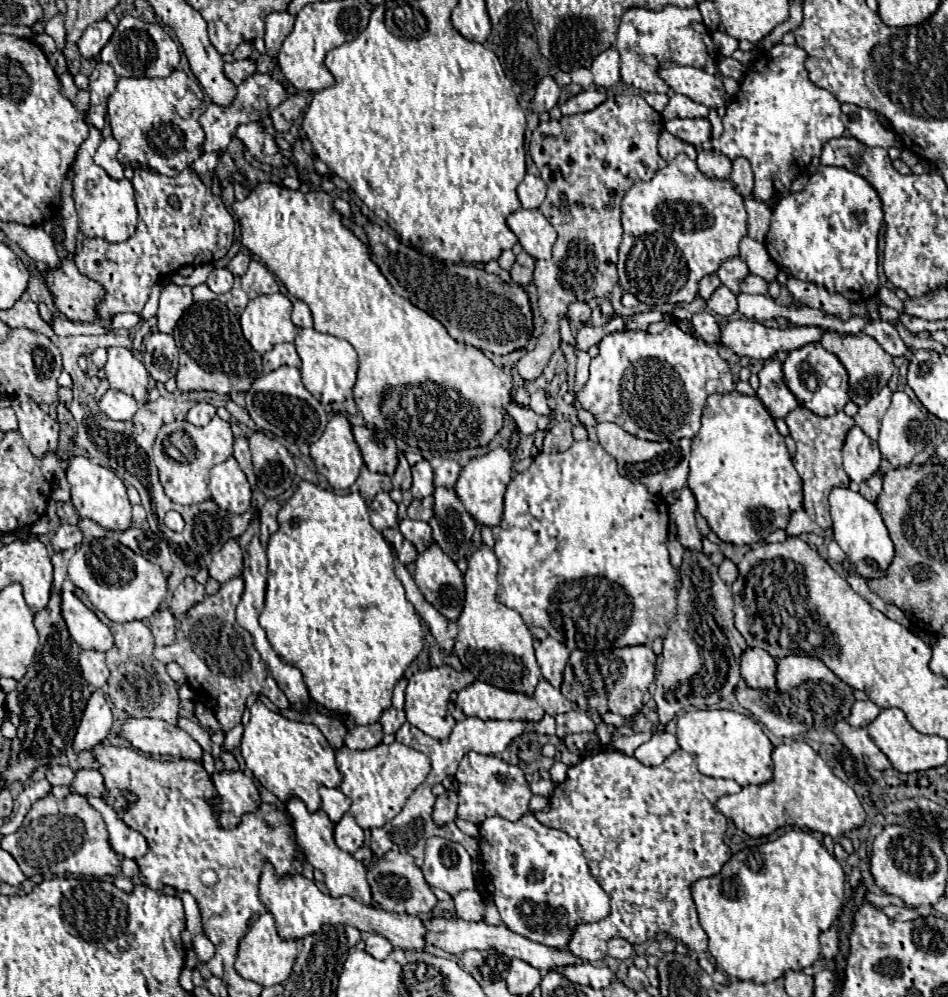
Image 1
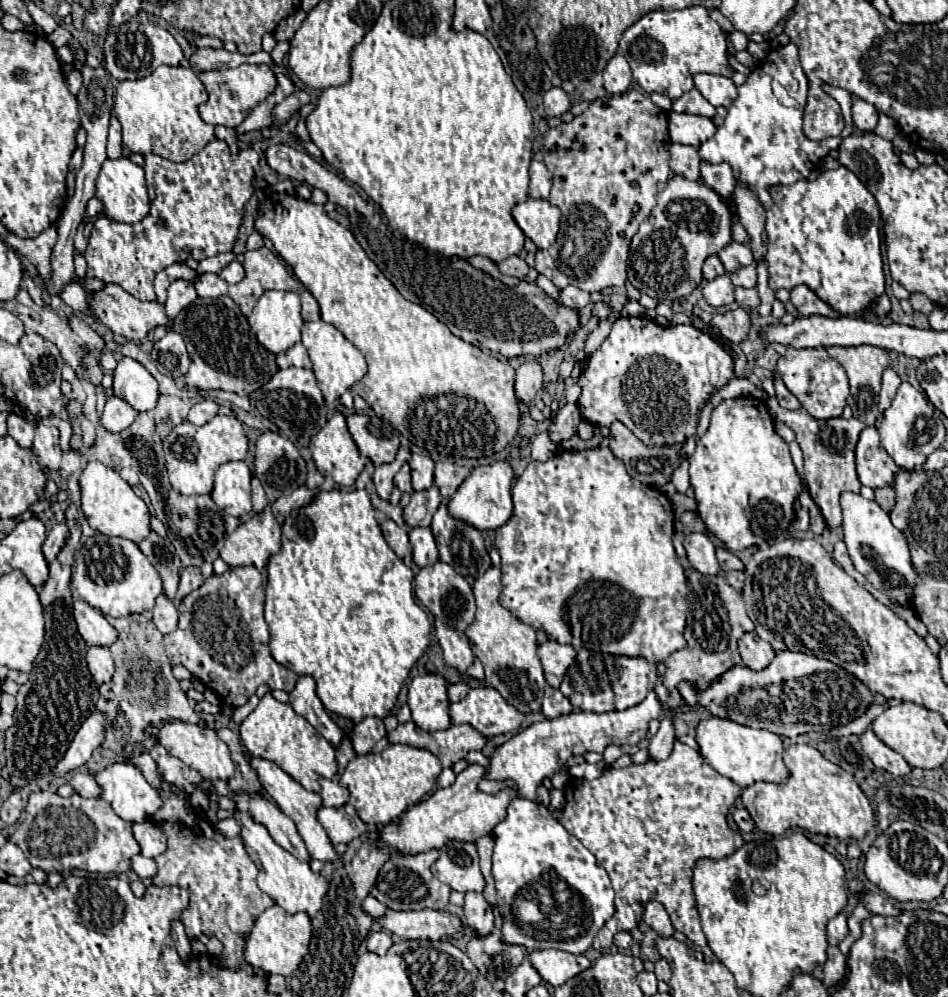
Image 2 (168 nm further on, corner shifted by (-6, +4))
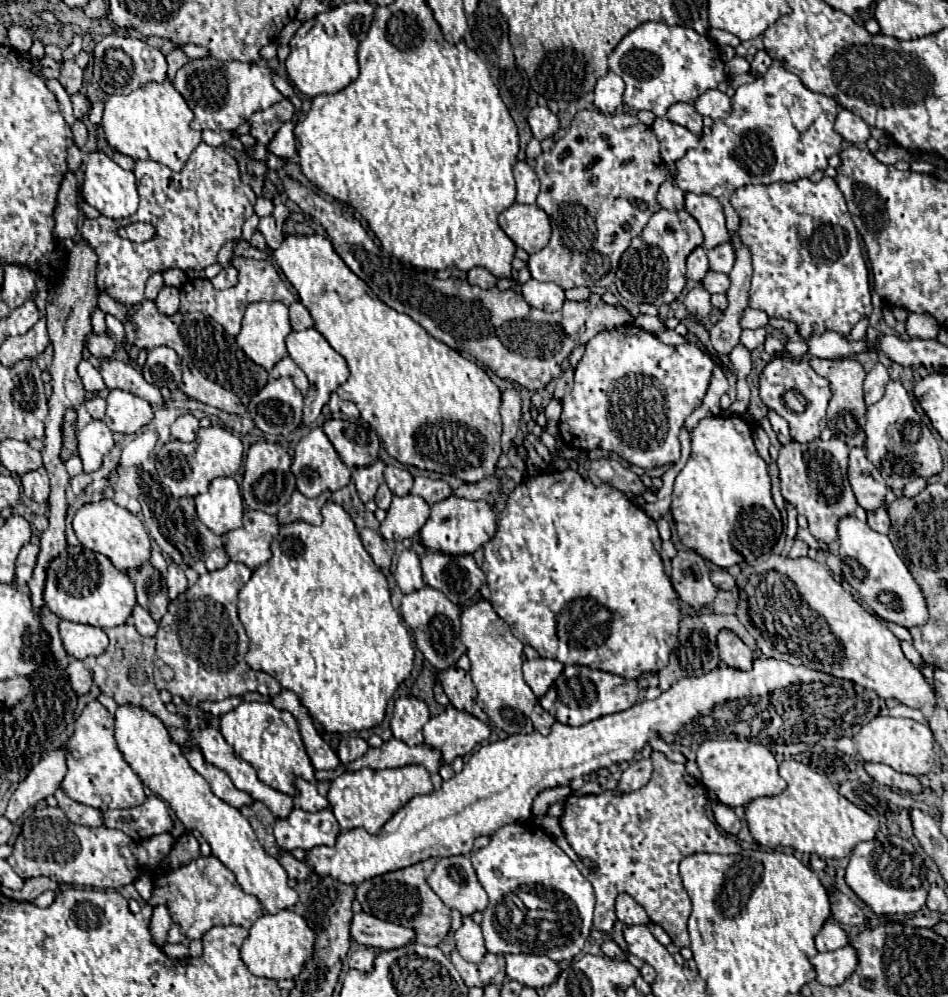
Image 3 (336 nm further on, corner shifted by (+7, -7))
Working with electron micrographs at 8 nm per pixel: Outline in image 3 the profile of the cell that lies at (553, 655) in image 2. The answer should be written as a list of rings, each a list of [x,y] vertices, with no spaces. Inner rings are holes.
[[[535,658],[523,662],[523,676],[529,688],[537,698],[541,698],[549,686],[557,680],[557,676],[563,672],[563,664],[549,658]]]

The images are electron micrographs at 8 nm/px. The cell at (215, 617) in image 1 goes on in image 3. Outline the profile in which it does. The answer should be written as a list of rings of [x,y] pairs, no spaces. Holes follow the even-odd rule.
[[[229,562],[221,570],[201,574],[197,584],[187,588],[181,598],[169,602],[169,610],[161,618],[157,632],[155,680],[159,690],[167,688],[171,694],[181,696],[191,706],[203,700],[217,702],[231,696],[243,696],[247,692],[257,692],[259,688],[267,688],[269,696],[275,696],[281,690],[281,686],[275,686],[273,690],[269,686],[271,680],[261,678],[245,662],[249,638],[237,616],[237,596],[249,578],[251,570],[245,568],[245,564]],[[223,596],[227,596],[227,604],[223,602]],[[161,666],[173,668],[173,680],[165,682],[161,678]]]

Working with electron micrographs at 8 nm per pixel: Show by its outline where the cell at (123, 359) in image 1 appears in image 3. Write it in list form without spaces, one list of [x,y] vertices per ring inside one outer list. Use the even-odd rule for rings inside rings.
[[[111,390],[107,396],[107,412],[105,412],[105,424],[113,432],[133,434],[141,426],[149,424],[153,418],[151,404],[143,400],[141,396],[135,396],[125,390]]]

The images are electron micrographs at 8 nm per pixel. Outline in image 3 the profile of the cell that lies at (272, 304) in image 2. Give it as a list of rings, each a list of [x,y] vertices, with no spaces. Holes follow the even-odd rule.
[[[253,302],[245,310],[243,316],[243,326],[241,332],[237,334],[237,344],[243,348],[243,352],[259,366],[265,370],[271,370],[273,364],[277,364],[285,354],[285,338],[289,336],[291,326],[289,326],[289,310],[281,302]]]

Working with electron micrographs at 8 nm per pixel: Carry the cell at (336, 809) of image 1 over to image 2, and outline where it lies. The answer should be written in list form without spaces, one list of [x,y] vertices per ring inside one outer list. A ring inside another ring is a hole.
[[[320,777],[318,781],[320,781],[320,787],[322,787],[320,797],[322,797],[322,803],[324,803],[326,807],[342,807],[342,805],[348,801],[350,793],[348,793],[346,787],[342,787],[342,785],[338,783],[338,777],[334,777],[334,779],[324,779],[324,777]]]

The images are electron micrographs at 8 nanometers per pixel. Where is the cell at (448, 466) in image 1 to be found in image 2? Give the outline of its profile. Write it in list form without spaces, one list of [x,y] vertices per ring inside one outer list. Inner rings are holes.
[[[438,461],[434,467],[434,485],[440,489],[444,501],[448,501],[468,475],[470,475],[470,471],[462,465]]]

